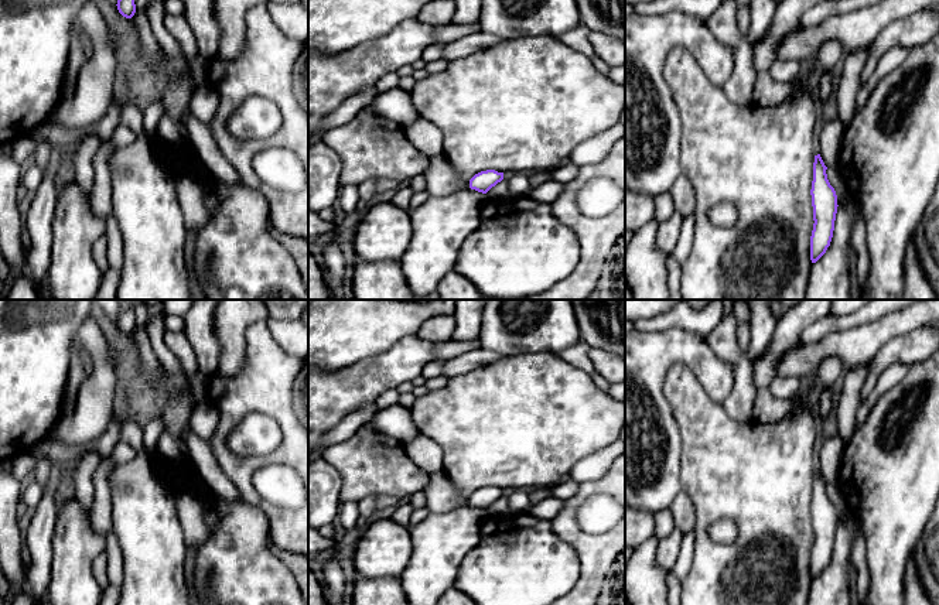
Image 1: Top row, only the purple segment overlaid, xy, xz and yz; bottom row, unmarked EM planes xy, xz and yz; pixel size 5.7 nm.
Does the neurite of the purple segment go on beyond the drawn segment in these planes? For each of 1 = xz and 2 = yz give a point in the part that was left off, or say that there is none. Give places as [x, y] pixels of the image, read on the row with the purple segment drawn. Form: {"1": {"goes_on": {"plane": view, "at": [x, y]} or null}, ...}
{"1": {"goes_on": null}, "2": {"goes_on": null}}

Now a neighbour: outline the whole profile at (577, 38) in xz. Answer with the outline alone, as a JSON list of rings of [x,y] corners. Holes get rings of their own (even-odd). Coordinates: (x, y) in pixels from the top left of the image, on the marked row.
[[[580,23],[576,28],[561,34],[559,40],[576,51],[593,58],[595,57],[595,51],[588,40],[588,33],[590,30]]]

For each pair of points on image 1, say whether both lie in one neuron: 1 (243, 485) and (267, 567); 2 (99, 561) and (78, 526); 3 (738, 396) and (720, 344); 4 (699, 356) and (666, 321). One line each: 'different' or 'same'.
1: different
2: different
3: same
4: different

